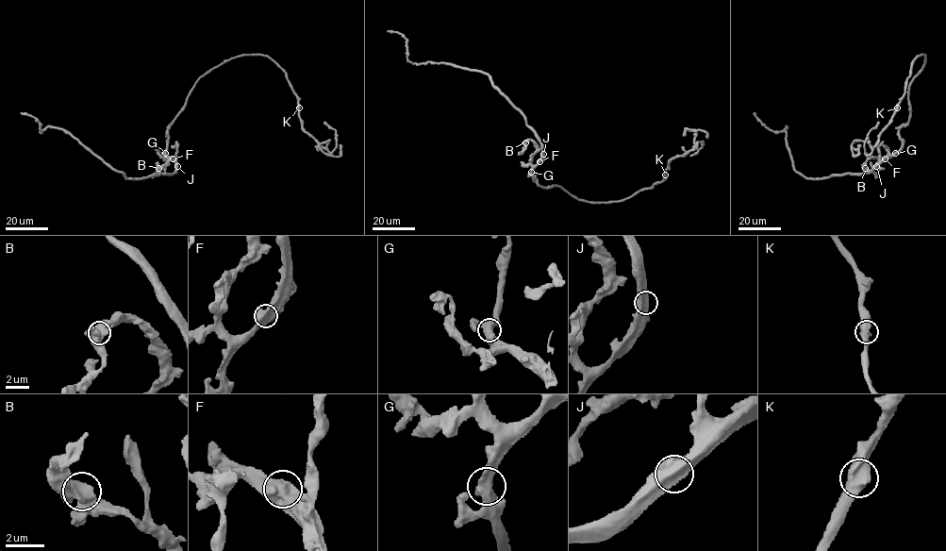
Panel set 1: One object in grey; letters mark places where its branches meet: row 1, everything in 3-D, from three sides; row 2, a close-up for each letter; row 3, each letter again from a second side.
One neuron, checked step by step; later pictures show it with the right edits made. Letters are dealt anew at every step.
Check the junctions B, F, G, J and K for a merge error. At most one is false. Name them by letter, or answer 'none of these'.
none of these

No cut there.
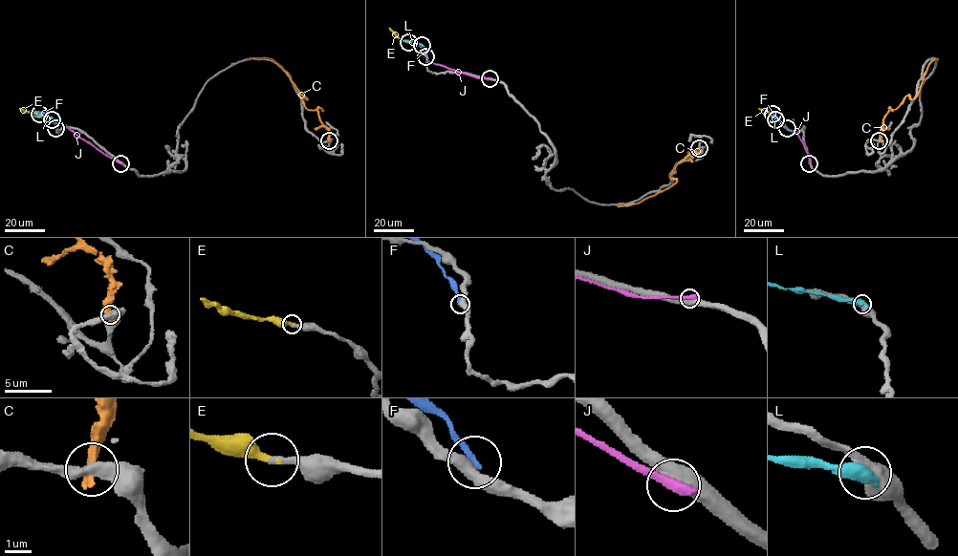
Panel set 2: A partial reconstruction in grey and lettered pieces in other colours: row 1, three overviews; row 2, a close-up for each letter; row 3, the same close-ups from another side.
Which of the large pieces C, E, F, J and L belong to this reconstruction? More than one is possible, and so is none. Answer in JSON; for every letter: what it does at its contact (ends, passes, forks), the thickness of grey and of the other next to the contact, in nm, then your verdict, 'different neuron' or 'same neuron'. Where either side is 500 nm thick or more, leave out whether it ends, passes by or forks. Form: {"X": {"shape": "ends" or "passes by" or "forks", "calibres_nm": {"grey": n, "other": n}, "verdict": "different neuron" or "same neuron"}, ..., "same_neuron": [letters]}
{"C": {"shape": "ends", "calibres_nm": {"grey": 360, "other": 480}, "verdict": "different neuron"}, "E": {"shape": "ends", "calibres_nm": {"grey": 260, "other": 360}, "verdict": "same neuron"}, "F": {"shape": "ends", "calibres_nm": {"grey": 440, "other": 280}, "verdict": "different neuron"}, "J": {"calibres_nm": {"grey": 550, "other": 460}, "verdict": "different neuron"}, "L": {"calibres_nm": {"grey": 500, "other": 600}, "verdict": "different neuron"}, "same_neuron": ["E"]}

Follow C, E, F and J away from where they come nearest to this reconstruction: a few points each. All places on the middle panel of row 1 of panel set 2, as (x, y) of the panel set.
C: (698, 148), (674, 166), (669, 174), (676, 181), (669, 187), (636, 203), (618, 206)
E: (408, 42), (402, 40), (389, 28)
F: (425, 55), (417, 43), (399, 38)
J: (489, 78), (477, 78), (426, 62)

